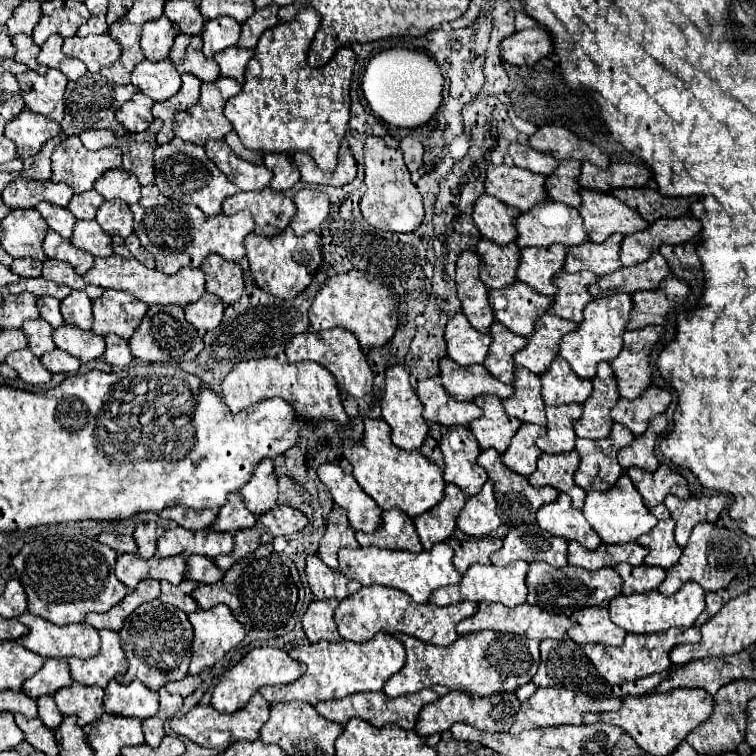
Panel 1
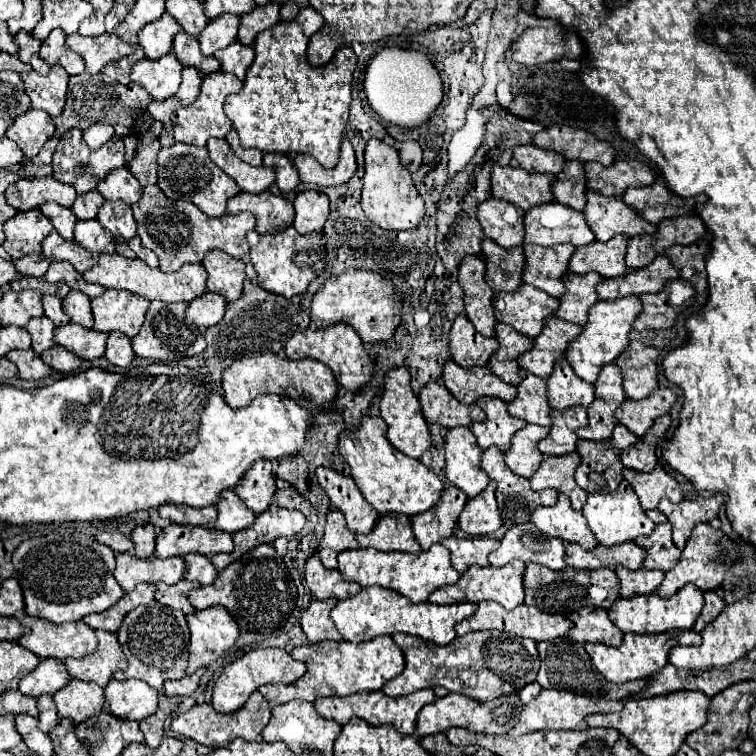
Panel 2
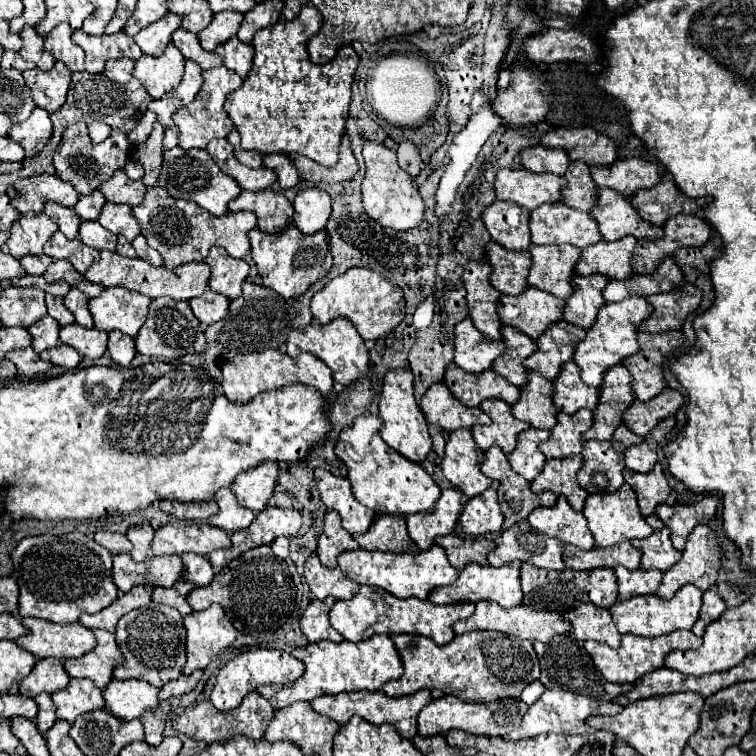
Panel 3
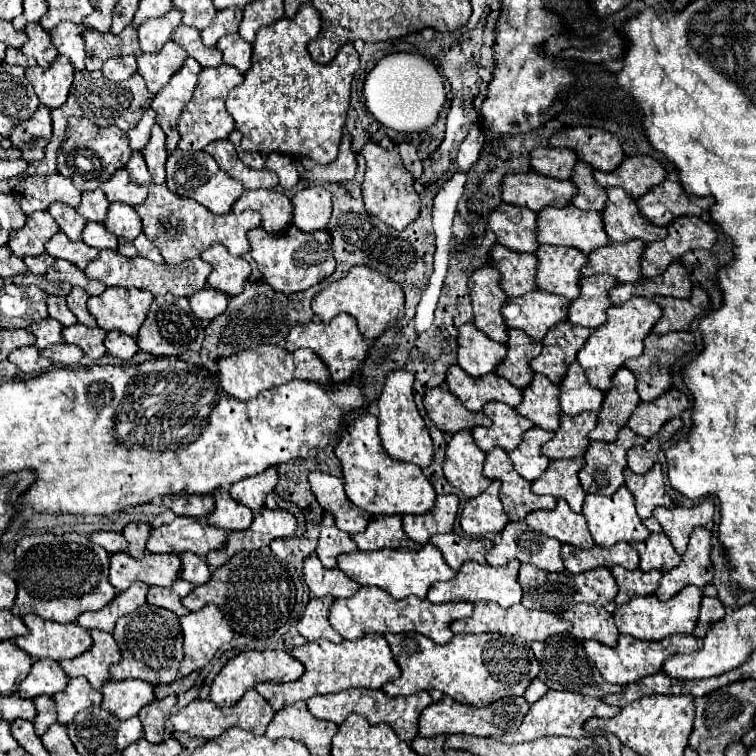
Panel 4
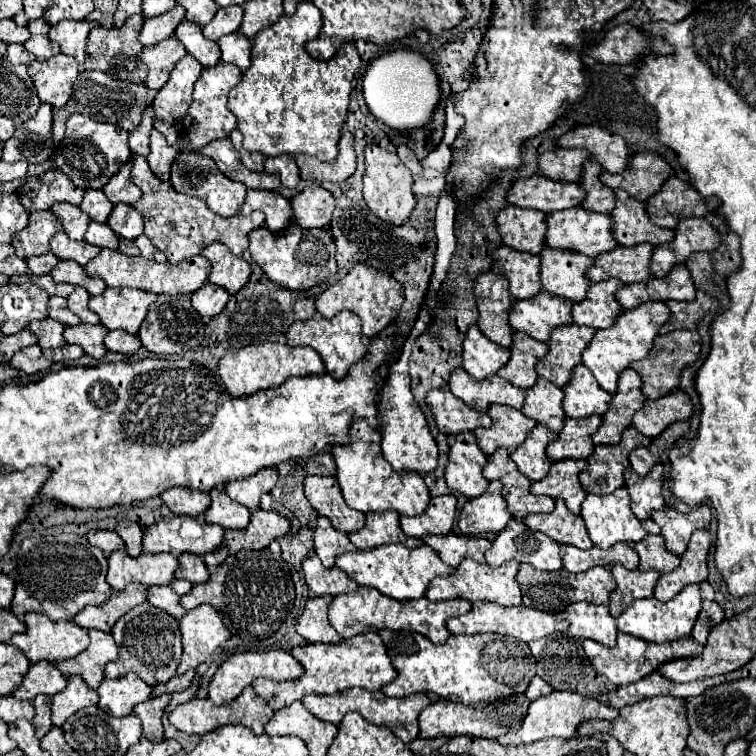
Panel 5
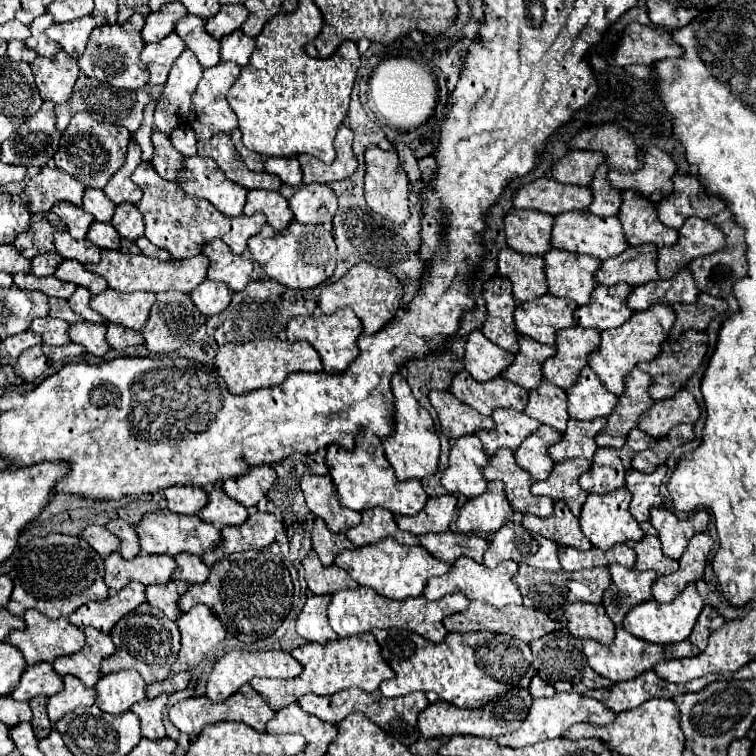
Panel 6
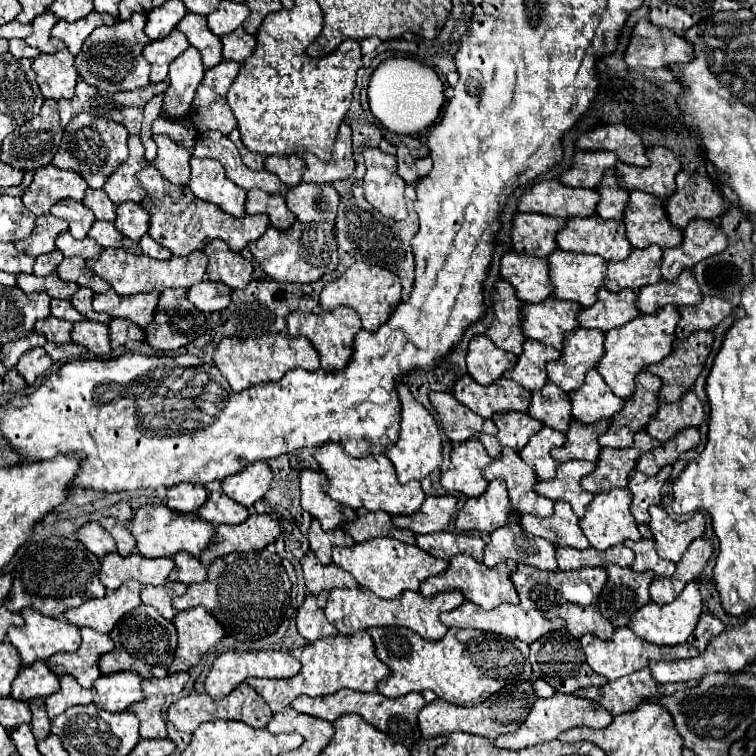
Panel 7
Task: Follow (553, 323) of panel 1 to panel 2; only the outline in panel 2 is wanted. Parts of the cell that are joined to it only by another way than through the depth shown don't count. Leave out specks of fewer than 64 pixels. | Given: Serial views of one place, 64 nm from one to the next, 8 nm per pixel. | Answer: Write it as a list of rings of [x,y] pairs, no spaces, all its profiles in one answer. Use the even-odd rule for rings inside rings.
[[[556,316],[548,318],[542,334],[534,338],[532,350],[524,352],[518,358],[520,368],[524,368],[540,378],[548,378],[552,374],[556,360],[562,360],[566,356],[568,344],[572,340],[576,340],[576,336],[580,336],[580,332],[582,332],[582,326],[578,326],[578,324],[564,322]]]

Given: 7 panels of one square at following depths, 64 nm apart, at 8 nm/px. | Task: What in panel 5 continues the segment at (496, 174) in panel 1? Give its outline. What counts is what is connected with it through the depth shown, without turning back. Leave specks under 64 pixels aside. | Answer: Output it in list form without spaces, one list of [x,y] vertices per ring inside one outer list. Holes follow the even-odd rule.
[[[546,176],[518,178],[510,192],[508,202],[520,208],[534,208],[540,212],[556,212],[566,208],[576,208],[582,204],[586,192],[580,184],[564,184],[548,180]]]

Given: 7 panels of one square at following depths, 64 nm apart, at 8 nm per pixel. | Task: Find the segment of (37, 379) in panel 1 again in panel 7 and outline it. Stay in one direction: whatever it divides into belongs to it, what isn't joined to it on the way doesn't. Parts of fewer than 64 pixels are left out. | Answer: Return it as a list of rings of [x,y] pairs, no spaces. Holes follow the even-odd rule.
[[[32,348],[28,354],[24,354],[18,364],[16,370],[22,374],[22,378],[26,380],[26,384],[34,384],[36,378],[40,374],[44,374],[48,368],[52,366],[52,358],[44,352],[44,348]]]

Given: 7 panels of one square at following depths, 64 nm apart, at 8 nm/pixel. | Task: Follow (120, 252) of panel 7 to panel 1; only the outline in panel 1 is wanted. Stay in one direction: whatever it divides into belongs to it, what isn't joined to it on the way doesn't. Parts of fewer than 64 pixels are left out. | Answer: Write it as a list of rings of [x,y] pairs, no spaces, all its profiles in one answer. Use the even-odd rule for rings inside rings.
[[[112,254],[108,258],[96,258],[94,268],[90,268],[84,274],[84,282],[94,284],[94,286],[102,286],[102,288],[112,288],[112,290],[126,290],[146,304],[180,304],[180,306],[186,306],[186,304],[196,302],[206,292],[204,272],[200,268],[184,266],[176,274],[166,276],[162,272],[146,268],[136,258],[122,258],[118,254]]]

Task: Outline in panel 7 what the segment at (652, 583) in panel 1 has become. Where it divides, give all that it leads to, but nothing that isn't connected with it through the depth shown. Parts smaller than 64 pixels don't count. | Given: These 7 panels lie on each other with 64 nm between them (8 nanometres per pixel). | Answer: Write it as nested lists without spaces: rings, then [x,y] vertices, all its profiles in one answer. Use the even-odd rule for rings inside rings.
[[[616,564],[606,566],[608,580],[600,592],[598,608],[604,618],[614,626],[626,626],[632,612],[650,602],[648,586],[654,578],[654,572],[634,572]]]

